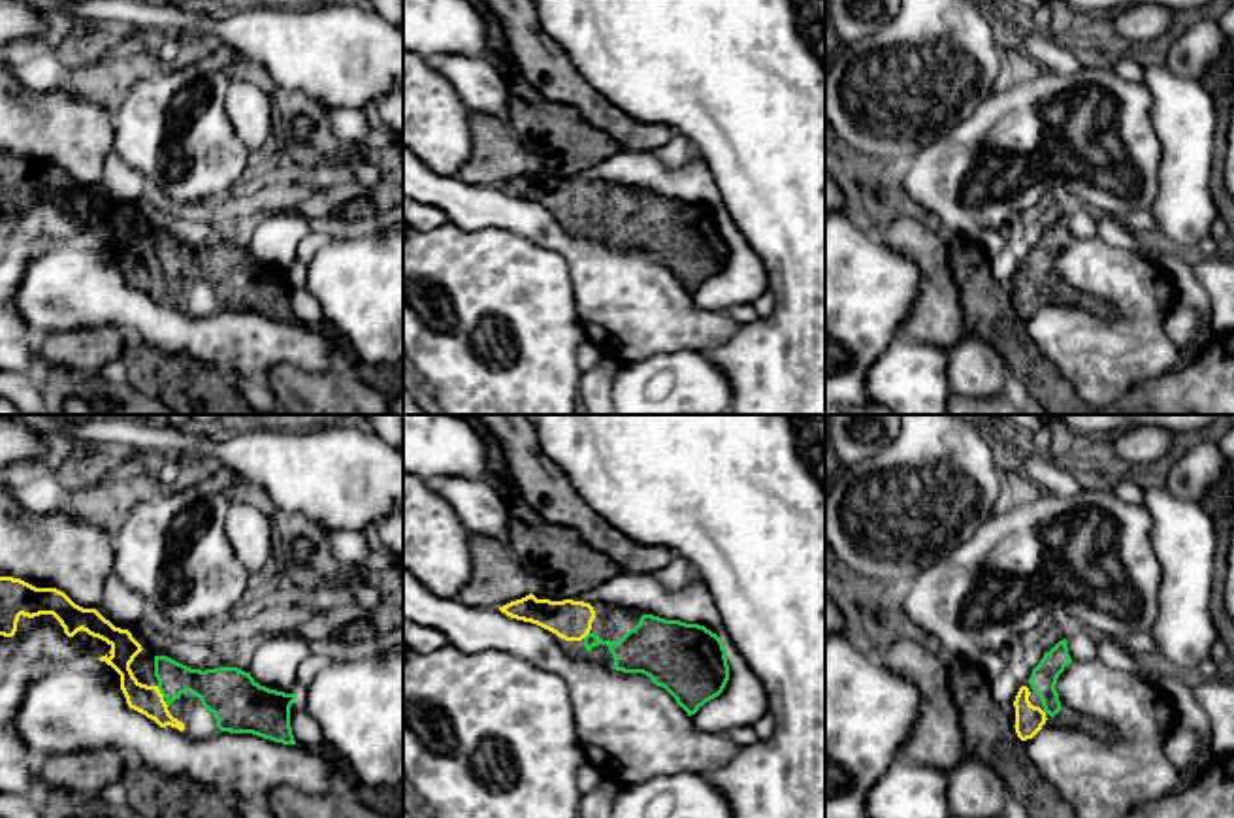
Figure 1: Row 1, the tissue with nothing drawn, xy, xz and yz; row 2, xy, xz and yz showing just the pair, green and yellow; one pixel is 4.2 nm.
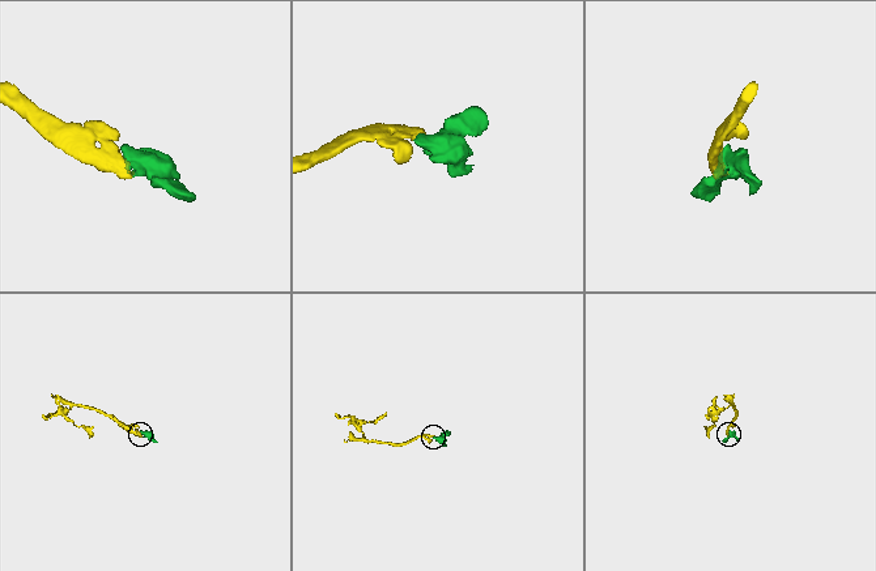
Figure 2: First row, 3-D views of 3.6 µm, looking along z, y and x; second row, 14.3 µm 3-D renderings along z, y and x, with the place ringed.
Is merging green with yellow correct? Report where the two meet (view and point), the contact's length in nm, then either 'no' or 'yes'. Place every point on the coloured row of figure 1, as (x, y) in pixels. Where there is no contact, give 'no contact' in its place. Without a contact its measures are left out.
meets green in xy at (161, 692); contact 60 nm long; yes

